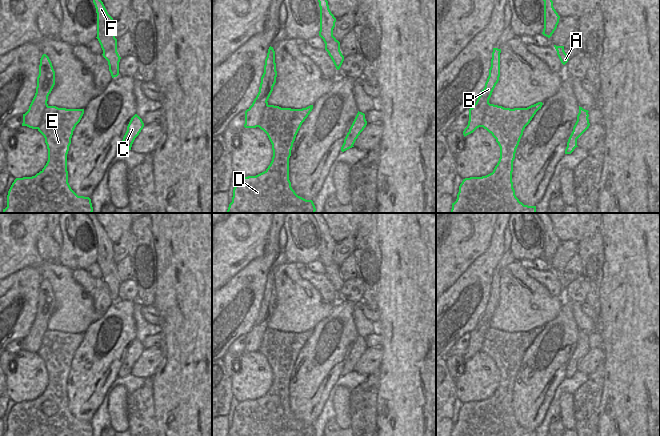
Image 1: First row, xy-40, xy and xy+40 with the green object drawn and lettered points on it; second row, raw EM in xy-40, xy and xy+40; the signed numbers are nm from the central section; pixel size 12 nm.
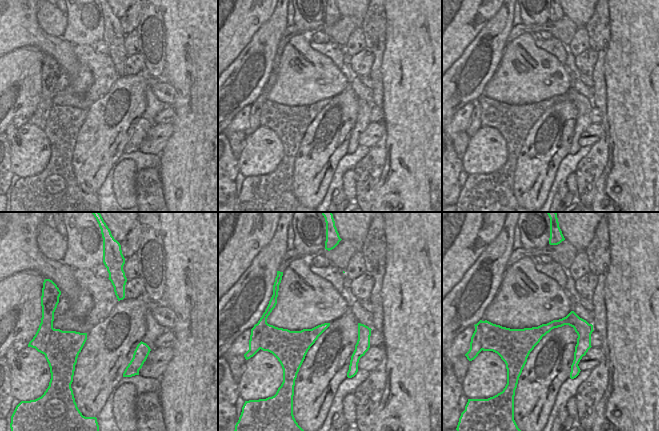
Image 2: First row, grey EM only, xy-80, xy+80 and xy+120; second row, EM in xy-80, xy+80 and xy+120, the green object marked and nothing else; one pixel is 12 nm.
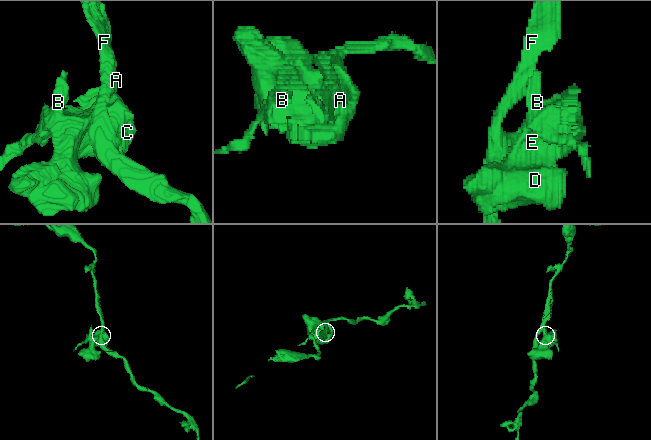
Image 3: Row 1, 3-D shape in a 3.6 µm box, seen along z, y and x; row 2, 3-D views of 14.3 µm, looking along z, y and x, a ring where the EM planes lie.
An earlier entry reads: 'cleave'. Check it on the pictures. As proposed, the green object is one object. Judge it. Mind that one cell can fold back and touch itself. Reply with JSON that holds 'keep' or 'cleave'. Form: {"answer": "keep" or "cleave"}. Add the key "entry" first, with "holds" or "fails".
{"entry": "holds", "answer": "cleave"}

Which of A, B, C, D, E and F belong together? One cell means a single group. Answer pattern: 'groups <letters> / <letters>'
groups A C D E F / B

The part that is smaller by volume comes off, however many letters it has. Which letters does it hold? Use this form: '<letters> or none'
B

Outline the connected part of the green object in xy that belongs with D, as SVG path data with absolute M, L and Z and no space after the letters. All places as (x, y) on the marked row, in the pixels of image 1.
M267 105L258 127L267 134L272 144L272 161L264 172L256 176L239 178L233 189L232 202L227 213L315 213L313 201L298 196L289 180L289 158L293 143L312 109L313 105L302 109Z

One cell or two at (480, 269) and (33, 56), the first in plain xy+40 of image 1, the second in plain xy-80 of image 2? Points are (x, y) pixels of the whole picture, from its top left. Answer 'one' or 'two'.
one

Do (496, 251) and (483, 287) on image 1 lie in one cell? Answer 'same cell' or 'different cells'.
same cell

